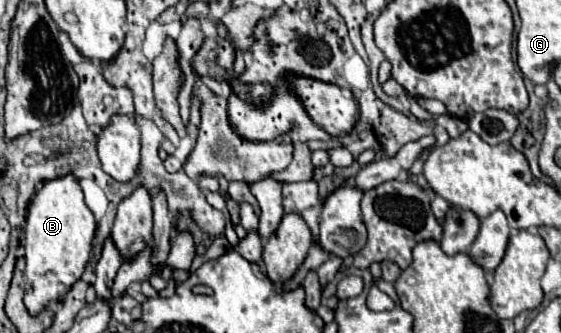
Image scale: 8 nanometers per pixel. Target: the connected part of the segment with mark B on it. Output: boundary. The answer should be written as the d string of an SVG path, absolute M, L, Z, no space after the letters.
M68 174L58 180L44 182L36 192L28 218L26 218L26 294L24 304L30 314L40 314L50 302L60 300L74 282L80 280L92 252L96 222L88 206L84 204L84 194L78 180Z

